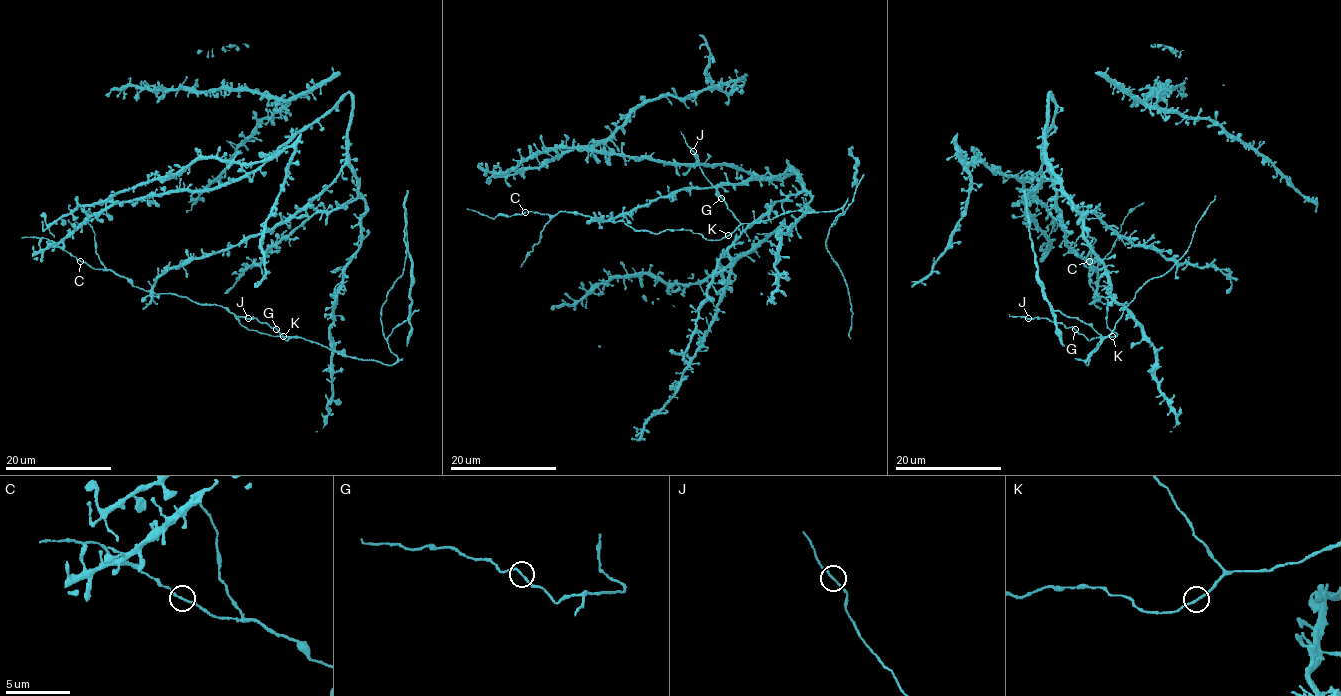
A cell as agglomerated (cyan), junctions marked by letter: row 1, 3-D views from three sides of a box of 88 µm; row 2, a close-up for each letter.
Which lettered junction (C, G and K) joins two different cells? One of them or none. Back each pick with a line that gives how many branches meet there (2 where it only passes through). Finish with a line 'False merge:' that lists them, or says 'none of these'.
False merge: none of these

